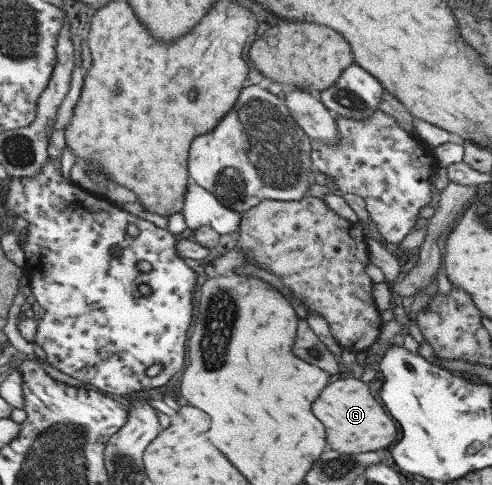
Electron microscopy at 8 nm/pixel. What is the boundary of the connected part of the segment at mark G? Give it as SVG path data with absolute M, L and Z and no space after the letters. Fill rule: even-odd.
M358 377L333 382L321 394L321 400L317 400L317 404L313 404L313 412L317 412L317 418L327 426L331 448L339 450L343 454L383 450L391 442L397 440L395 420L387 414L385 406L371 394L369 384Z

